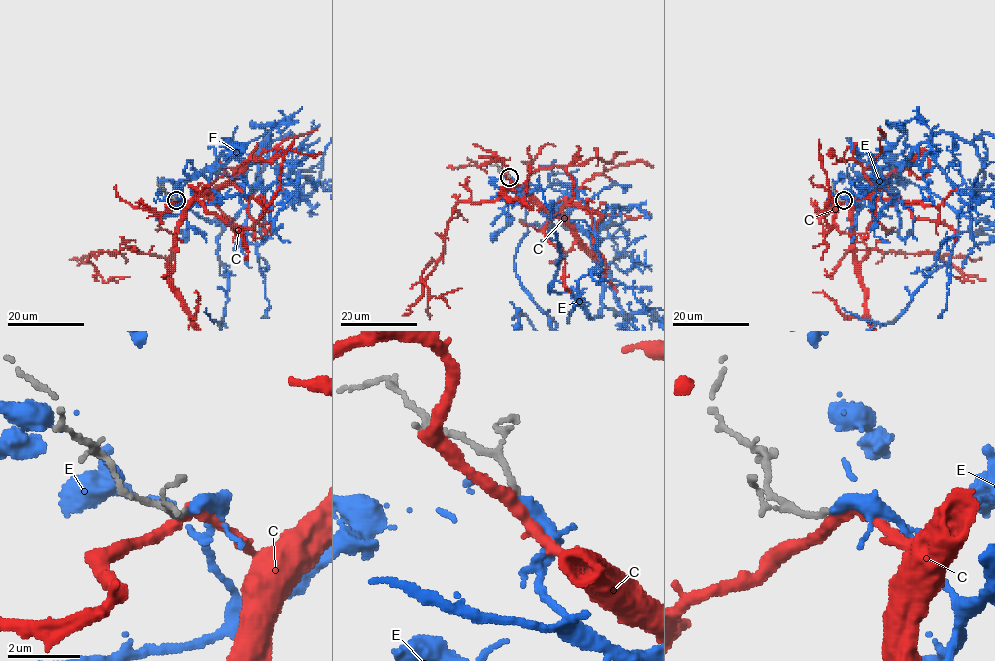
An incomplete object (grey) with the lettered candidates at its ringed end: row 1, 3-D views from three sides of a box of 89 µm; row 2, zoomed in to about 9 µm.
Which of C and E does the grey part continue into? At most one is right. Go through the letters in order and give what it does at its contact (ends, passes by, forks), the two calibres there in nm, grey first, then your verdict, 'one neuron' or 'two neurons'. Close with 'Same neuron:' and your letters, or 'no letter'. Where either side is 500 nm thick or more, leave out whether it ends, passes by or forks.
C: it passes by | 180/320 nm | two neurons
E: it ends | 180/320 nm | one neuron
Same neuron: E

